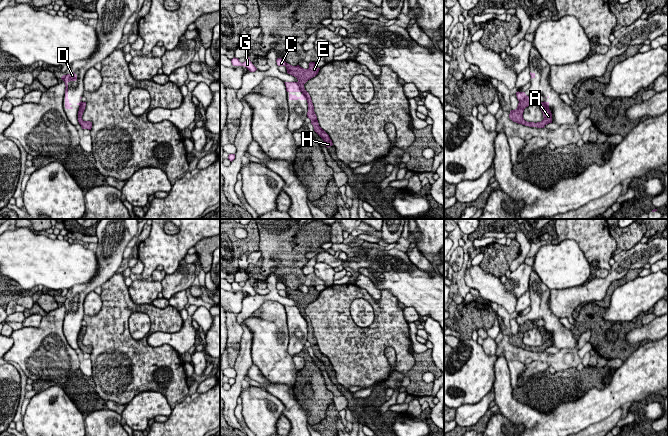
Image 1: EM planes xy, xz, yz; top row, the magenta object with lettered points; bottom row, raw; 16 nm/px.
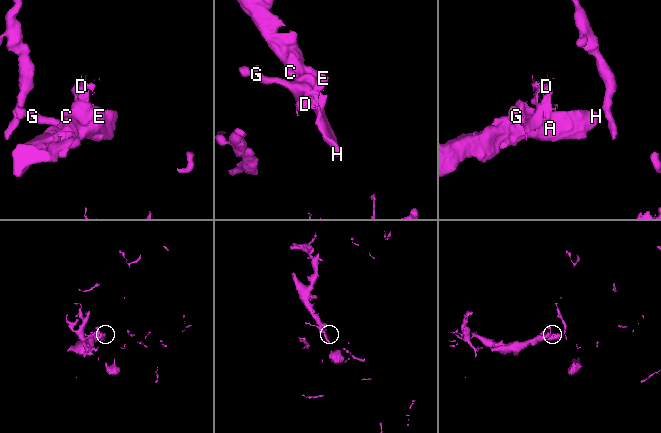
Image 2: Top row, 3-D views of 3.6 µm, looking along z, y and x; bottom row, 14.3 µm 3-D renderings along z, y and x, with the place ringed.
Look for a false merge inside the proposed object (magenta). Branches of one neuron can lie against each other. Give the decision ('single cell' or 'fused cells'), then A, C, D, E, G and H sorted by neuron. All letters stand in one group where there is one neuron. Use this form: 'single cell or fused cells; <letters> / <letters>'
fused cells; A E H / C D G

